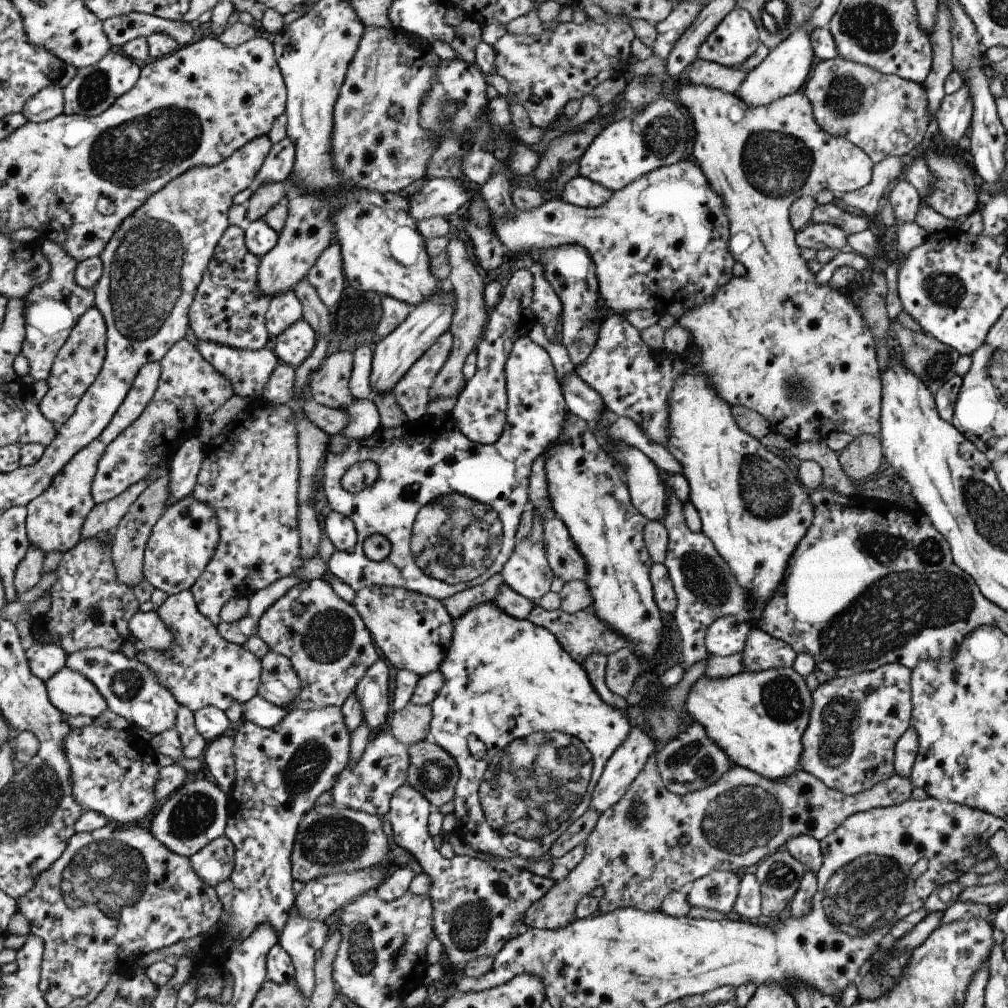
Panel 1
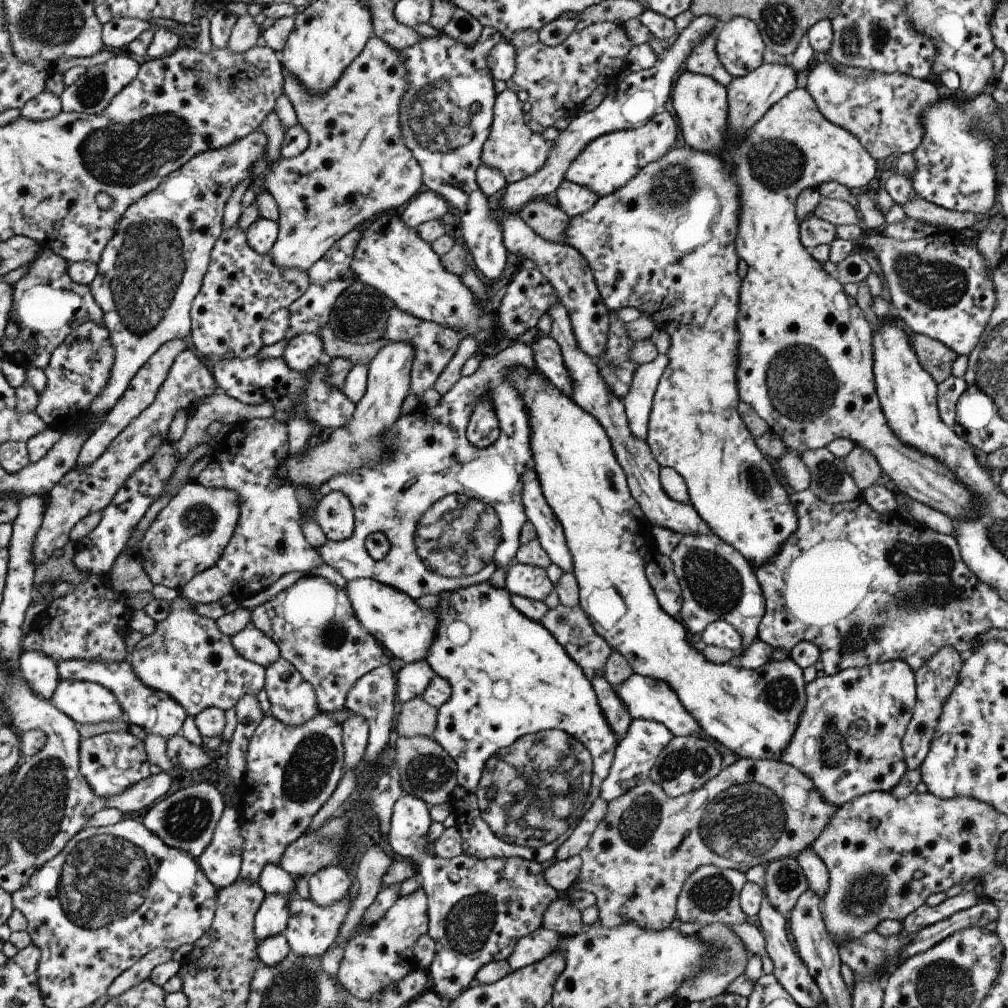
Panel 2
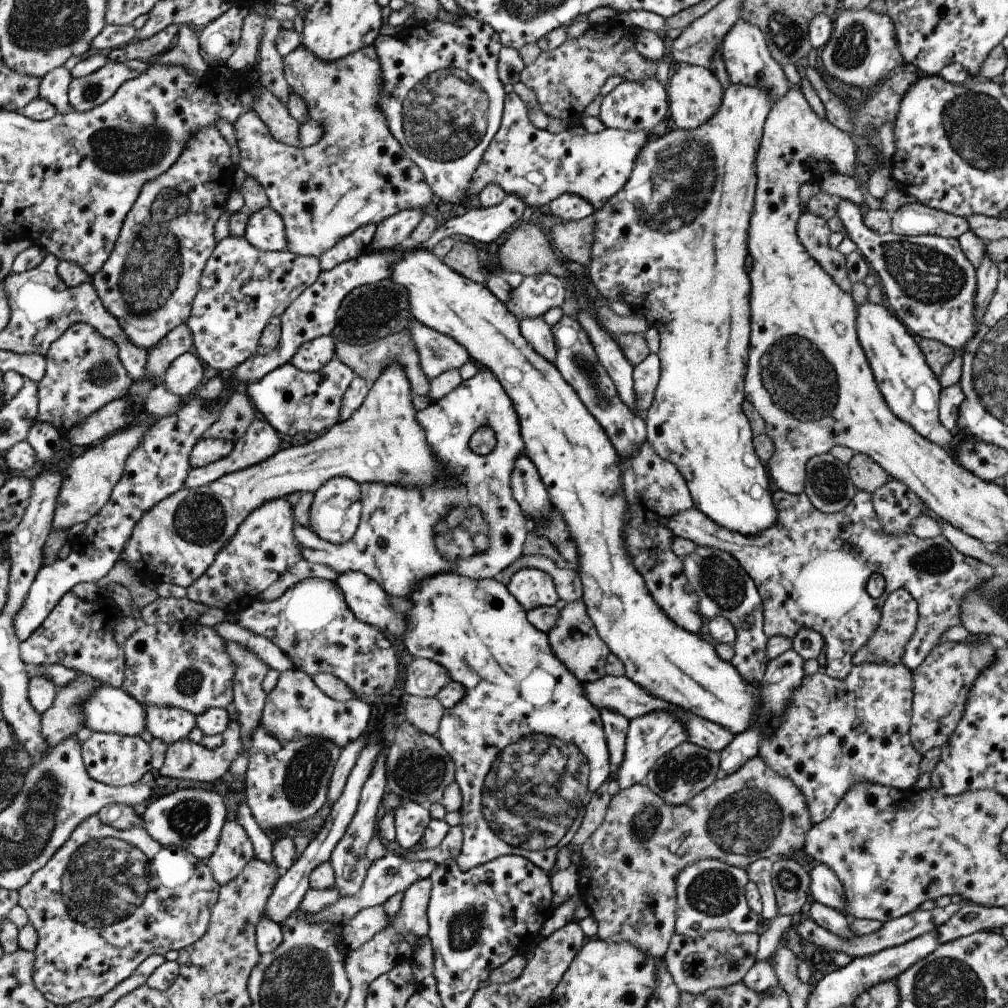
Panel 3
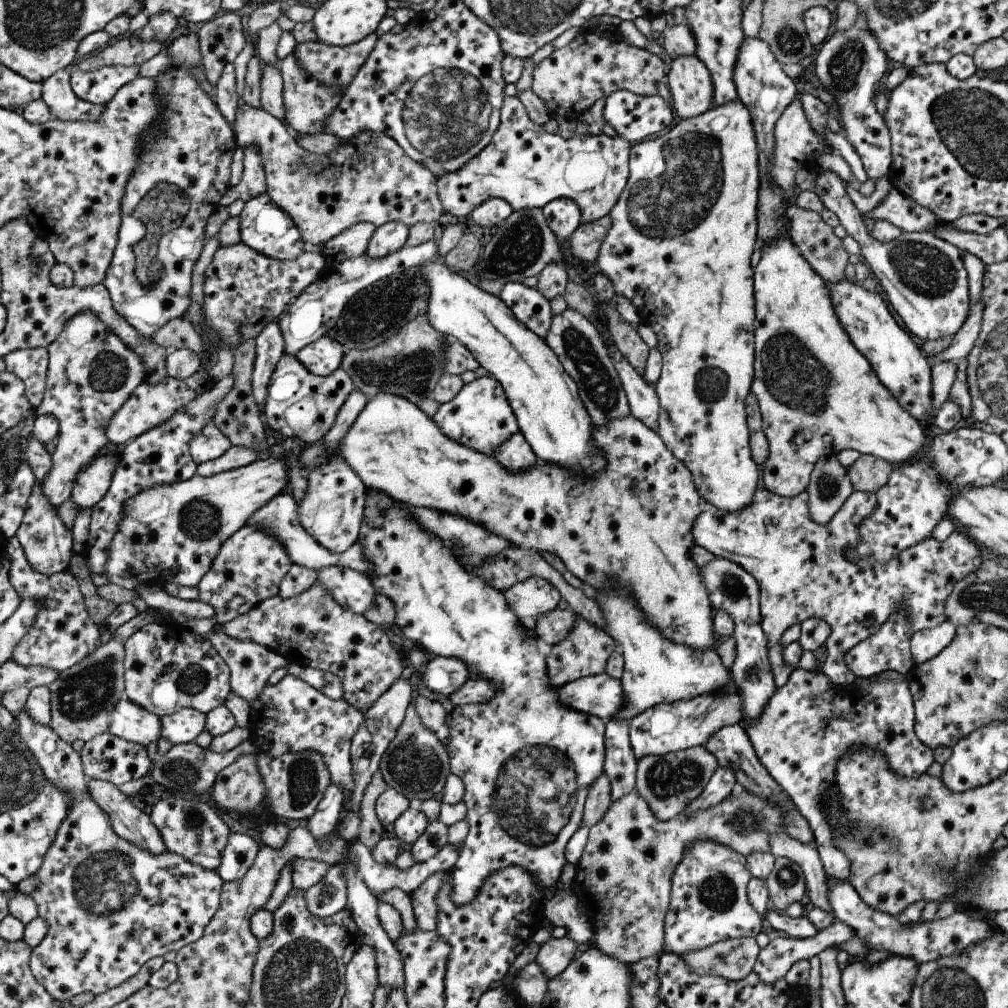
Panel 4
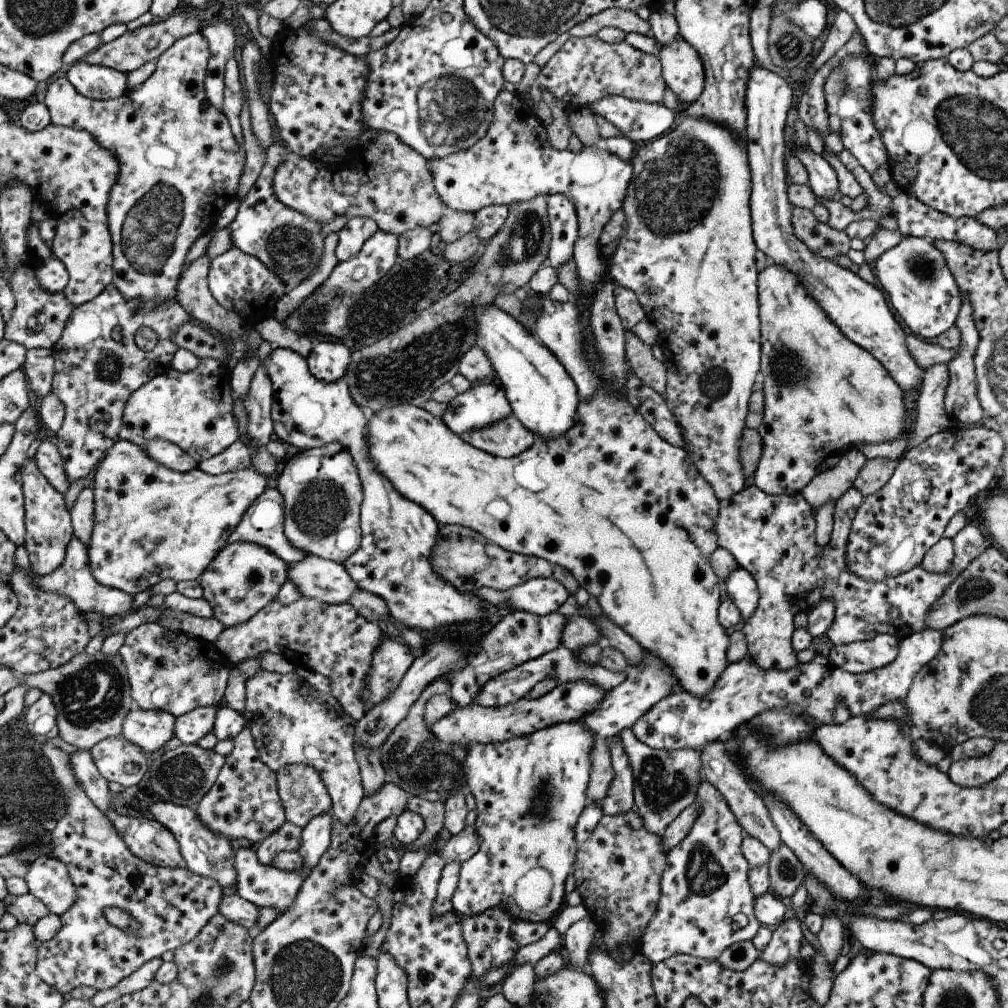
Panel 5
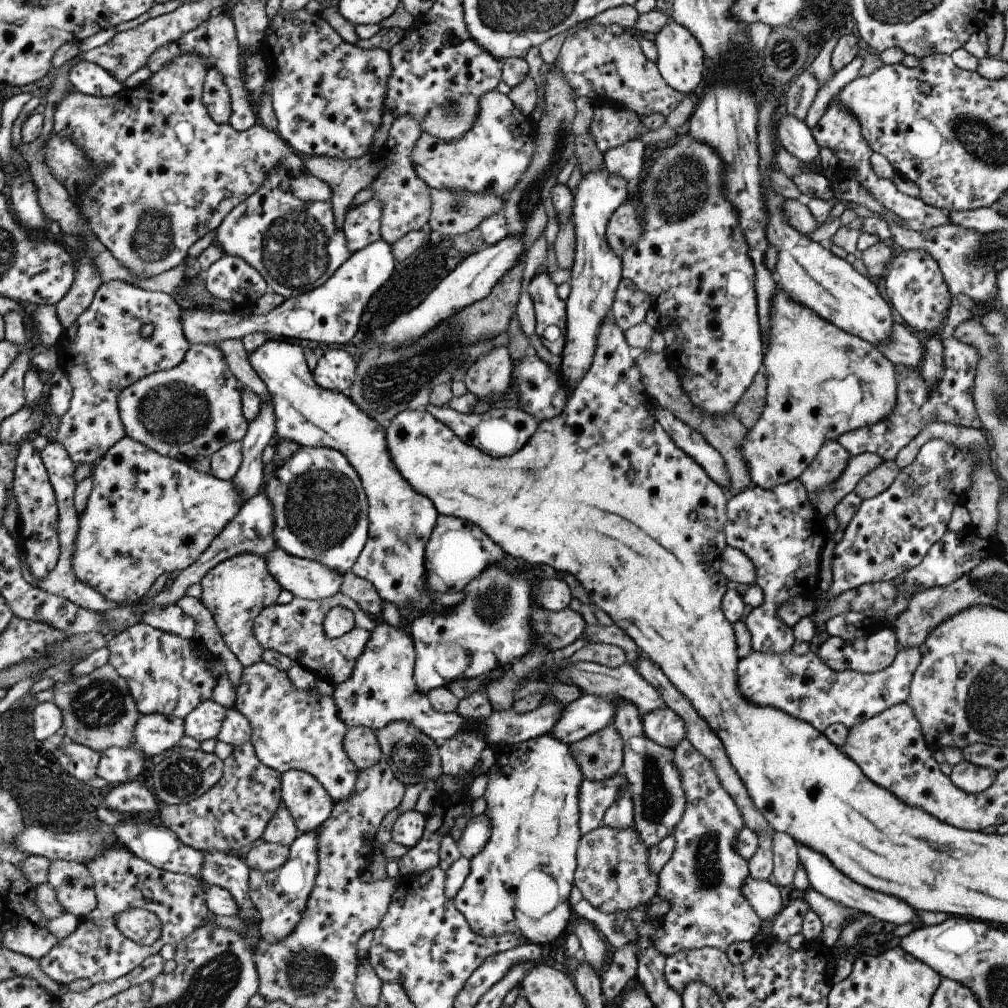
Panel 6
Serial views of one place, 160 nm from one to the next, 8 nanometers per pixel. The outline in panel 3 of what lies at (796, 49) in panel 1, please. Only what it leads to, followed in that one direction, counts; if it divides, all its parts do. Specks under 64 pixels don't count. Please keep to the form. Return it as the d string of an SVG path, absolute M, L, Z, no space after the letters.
M730 83L727 86L727 89L723 91L723 96L721 104L713 114L713 117L709 118L705 124L697 126L695 130L687 132L687 130L681 130L681 128L675 130L667 130L656 135L654 140L648 140L646 146L639 150L637 158L635 158L635 166L631 170L631 174L627 183L621 188L620 192L617 192L612 198L609 198L608 202L605 202L604 205L599 208L599 210L594 210L593 215L593 242L591 242L591 248L589 248L589 278L588 282L593 284L595 291L599 293L603 298L607 299L610 302L619 302L621 304L626 304L627 308L631 311L631 315L641 316L646 321L648 328L655 328L657 334L659 334L659 348L657 358L660 363L659 370L659 379L653 394L652 402L649 406L649 409L643 414L643 422L645 426L645 440L649 442L654 451L661 460L671 462L675 466L676 470L681 474L681 477L684 479L686 488L689 492L691 501L693 502L693 508L699 510L701 514L709 518L711 522L715 522L717 526L725 528L725 530L737 532L737 534L743 534L745 536L753 536L759 534L759 532L765 532L767 528L771 528L775 522L777 522L777 508L773 504L773 492L769 491L769 486L771 486L768 476L768 471L766 470L765 464L760 462L760 459L755 455L754 447L752 444L752 433L749 427L748 419L745 418L743 412L741 411L741 404L744 402L743 394L743 382L745 377L745 368L747 363L747 350L749 349L749 280L748 273L745 272L745 258L747 258L747 228L749 228L749 218L751 218L752 207L753 207L753 198L756 184L755 176L755 156L757 155L757 150L759 147L759 142L762 136L762 127L771 108L771 96L767 90L763 88L753 88L753 86L745 86L745 84L732 84Z

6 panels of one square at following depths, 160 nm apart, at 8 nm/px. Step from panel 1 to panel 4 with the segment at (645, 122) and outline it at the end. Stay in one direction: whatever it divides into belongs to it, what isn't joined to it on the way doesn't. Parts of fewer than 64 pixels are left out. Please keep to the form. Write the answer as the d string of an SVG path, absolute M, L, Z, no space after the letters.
M516 96L503 98L500 120L487 144L465 166L457 172L443 174L436 180L436 190L441 207L456 217L468 215L489 198L501 198L509 204L512 211L542 208L557 198L573 200L579 208L582 222L593 222L605 217L623 192L628 178L628 156L631 145L623 136L577 135L564 139L560 134L549 134L529 120L521 102Z

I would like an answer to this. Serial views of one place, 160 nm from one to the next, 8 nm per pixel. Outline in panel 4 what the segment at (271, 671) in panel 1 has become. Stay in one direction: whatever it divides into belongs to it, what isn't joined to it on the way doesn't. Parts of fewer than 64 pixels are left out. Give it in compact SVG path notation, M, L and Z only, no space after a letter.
M285 674L277 684L266 685L250 712L250 742L257 746L256 755L268 753L277 757L299 750L313 750L324 758L330 784L339 784L343 790L343 806L353 790L351 780L350 742L357 728L363 724L365 714L345 700L327 698L293 674Z

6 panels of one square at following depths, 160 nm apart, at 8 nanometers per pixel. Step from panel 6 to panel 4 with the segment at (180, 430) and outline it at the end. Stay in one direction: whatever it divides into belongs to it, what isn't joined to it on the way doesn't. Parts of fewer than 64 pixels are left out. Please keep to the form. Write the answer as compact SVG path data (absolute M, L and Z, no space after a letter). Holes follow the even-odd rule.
M203 368L187 380L177 380L177 378L171 378L168 375L165 384L157 384L157 386L149 383L141 384L132 398L125 402L125 405L121 406L121 409L117 410L115 416L109 420L107 435L112 446L122 449L130 441L140 438L141 434L145 434L147 430L152 430L155 426L169 422L177 414L177 410L185 409L189 402L199 398L201 392L212 390L217 383L209 378L209 372L210 370L207 368ZM211 420L205 430L191 440L190 451L193 453L193 460L199 466L211 460L218 460L233 446L231 440L217 428L214 420Z

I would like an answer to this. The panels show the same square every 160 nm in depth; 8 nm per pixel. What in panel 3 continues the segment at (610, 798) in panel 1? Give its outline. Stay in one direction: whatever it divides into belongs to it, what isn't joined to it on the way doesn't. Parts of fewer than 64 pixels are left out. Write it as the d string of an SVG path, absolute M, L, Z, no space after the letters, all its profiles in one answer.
M663 710L649 712L645 716L632 719L628 724L621 764L617 766L615 776L608 779L612 792L630 788L633 784L644 783L645 776L649 774L659 756L687 741L683 724L673 714L667 714Z

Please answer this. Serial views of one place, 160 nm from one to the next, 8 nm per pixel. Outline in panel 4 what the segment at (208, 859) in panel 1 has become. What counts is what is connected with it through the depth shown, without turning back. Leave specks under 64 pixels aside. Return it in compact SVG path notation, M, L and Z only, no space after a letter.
M233 832L221 858L221 866L217 868L218 874L224 881L240 880L255 863L260 849L253 838Z

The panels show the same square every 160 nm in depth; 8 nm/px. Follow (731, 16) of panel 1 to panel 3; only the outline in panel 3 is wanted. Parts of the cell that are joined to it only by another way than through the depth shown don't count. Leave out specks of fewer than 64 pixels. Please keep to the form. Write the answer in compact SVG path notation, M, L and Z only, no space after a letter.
M741 20L735 22L723 36L719 54L730 83L763 88L763 90L769 92L771 103L777 102L790 88L790 83L783 75L781 66L771 58L765 44L764 35L760 33L757 26L752 26Z

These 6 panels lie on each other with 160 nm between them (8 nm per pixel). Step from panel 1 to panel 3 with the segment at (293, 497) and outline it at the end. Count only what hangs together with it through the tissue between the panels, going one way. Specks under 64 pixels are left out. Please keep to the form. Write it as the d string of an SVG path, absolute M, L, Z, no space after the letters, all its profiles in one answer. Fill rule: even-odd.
M258 418L249 426L243 438L234 442L233 452L203 468L192 468L186 487L199 488L219 481L227 474L261 465L273 454L280 452L279 431ZM283 498L263 502L261 508L245 520L225 549L217 556L208 573L187 588L187 598L192 602L207 604L227 614L243 613L260 597L261 592L279 576L301 560L300 544L296 542L293 514Z

